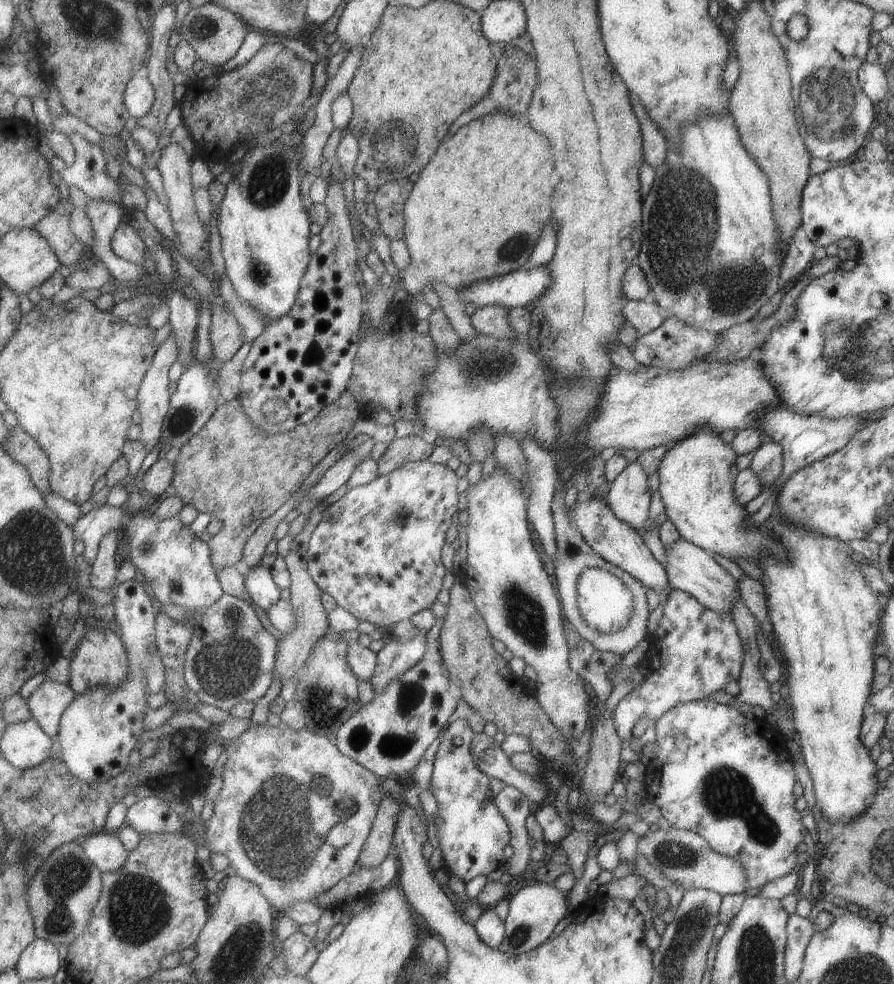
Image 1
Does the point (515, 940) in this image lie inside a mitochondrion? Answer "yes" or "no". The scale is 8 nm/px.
yes

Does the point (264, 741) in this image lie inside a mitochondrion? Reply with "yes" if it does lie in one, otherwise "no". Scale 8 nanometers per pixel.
no

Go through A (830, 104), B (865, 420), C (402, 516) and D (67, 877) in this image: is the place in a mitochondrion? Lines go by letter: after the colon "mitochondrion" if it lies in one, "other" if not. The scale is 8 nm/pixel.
A: mitochondrion
B: other
C: mitochondrion
D: mitochondrion

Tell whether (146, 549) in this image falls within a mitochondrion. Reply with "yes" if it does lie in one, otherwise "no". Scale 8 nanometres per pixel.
yes

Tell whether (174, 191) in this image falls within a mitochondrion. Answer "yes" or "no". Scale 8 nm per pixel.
no

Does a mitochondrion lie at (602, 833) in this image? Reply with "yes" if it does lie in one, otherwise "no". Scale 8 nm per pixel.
no

